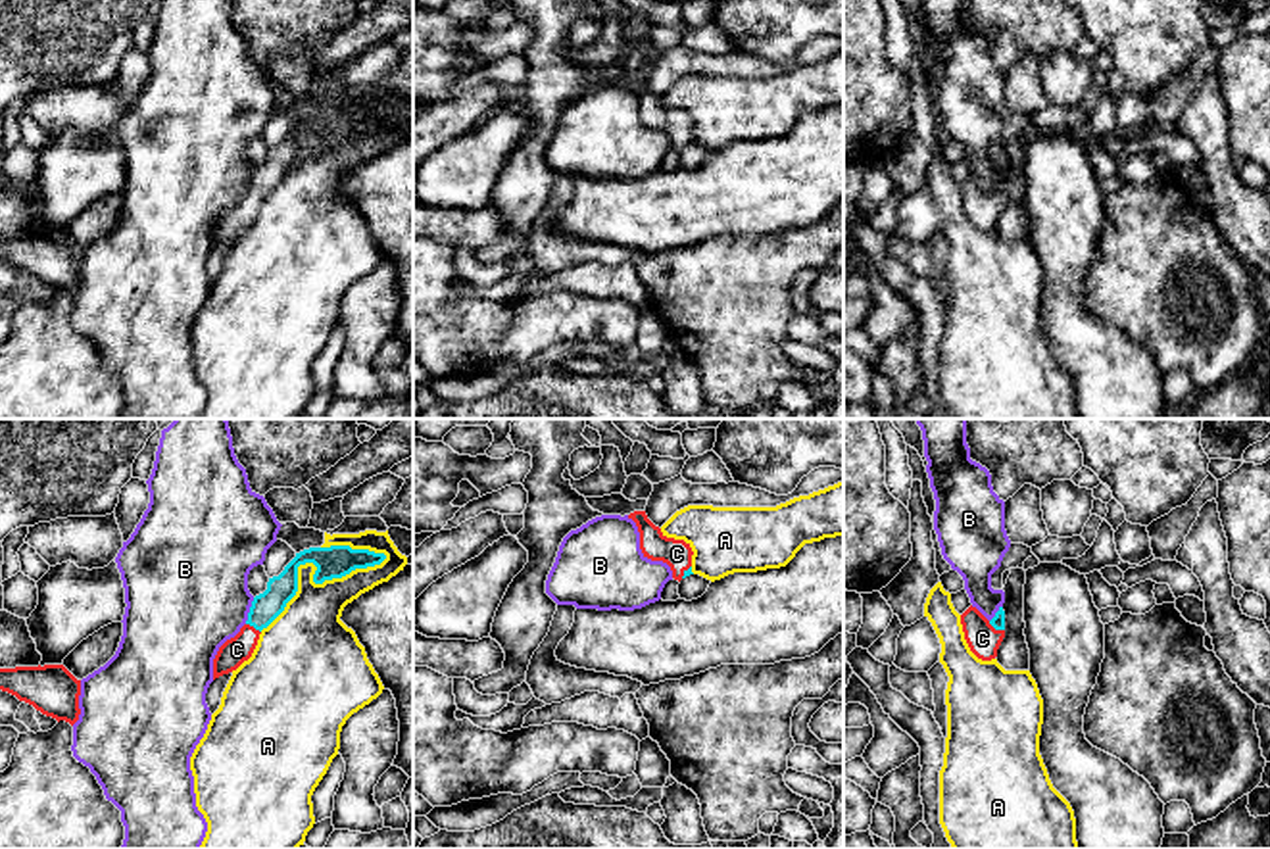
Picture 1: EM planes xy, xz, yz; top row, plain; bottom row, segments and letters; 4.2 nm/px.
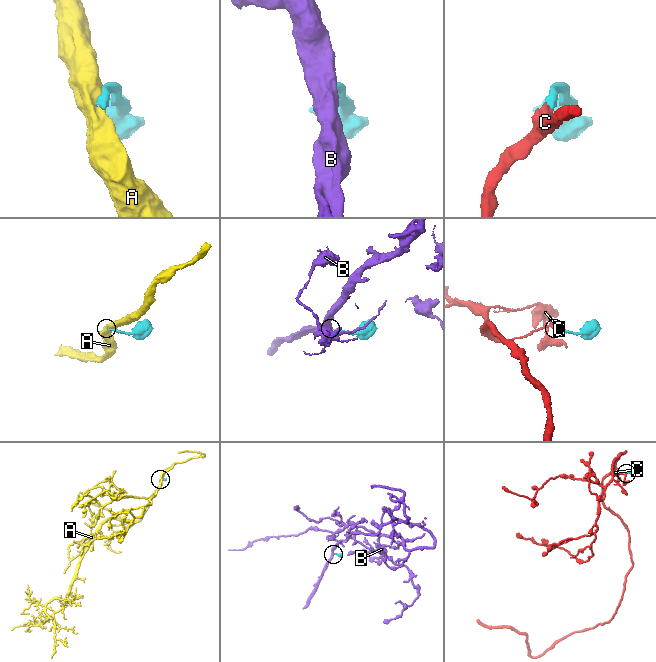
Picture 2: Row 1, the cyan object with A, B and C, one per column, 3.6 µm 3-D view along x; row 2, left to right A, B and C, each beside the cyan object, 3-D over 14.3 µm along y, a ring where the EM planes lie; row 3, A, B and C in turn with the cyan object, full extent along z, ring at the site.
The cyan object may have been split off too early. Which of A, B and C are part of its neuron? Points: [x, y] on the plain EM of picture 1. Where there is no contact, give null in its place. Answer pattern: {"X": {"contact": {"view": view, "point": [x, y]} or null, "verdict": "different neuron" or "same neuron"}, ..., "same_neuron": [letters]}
{"A": {"contact": {"view": "xy", "point": [317, 139]}, "verdict": "different neuron"}, "B": {"contact": {"view": "xy", "point": [250, 181]}, "verdict": "different neuron"}, "C": {"contact": {"view": "yz", "point": [996, 198]}, "verdict": "same neuron"}, "same_neuron": ["C"]}

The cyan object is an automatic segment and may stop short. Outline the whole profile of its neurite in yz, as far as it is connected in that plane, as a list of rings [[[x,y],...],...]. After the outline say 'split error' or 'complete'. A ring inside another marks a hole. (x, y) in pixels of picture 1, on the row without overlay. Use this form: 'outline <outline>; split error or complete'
outline [[[968,177],[961,184],[965,209],[970,221],[982,229],[991,230],[997,227],[997,219],[1005,207],[1005,181],[999,177],[995,186],[988,190],[976,177]]]; split error

